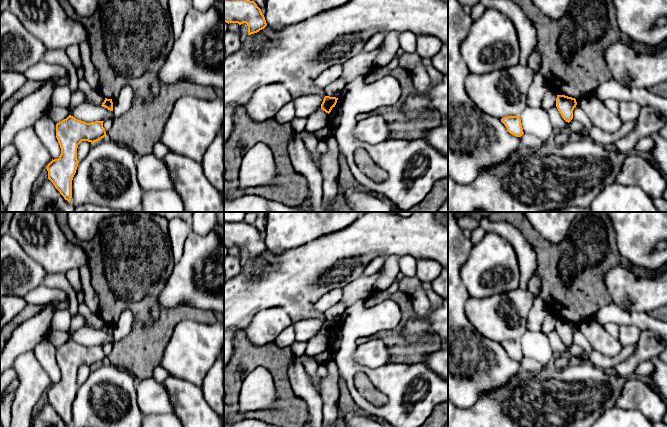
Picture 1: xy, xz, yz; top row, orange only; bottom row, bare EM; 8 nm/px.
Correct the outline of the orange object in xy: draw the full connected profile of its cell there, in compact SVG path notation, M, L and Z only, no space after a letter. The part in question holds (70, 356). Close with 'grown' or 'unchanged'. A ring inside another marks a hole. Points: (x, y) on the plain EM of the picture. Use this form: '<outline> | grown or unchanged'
M69 339L56 348L56 362L61 372L58 383L47 389L48 403L69 427L72 404L78 391L77 372L82 365L97 366L106 361L104 345L87 347Z | unchanged

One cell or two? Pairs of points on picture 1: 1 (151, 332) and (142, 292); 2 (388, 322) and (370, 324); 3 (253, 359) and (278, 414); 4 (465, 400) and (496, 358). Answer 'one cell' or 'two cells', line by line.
1: one cell
2: one cell
3: one cell
4: one cell

